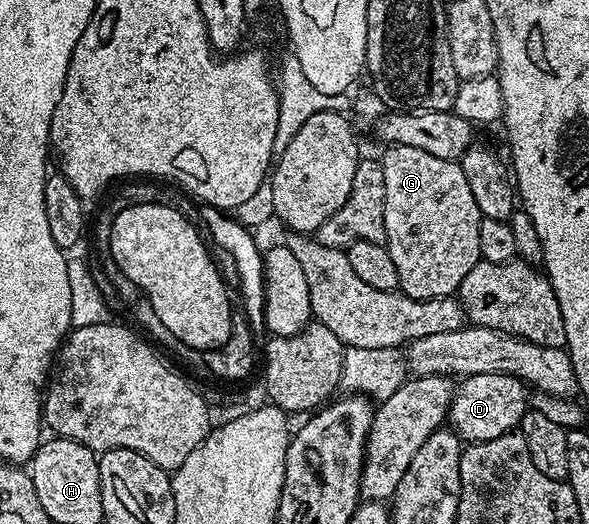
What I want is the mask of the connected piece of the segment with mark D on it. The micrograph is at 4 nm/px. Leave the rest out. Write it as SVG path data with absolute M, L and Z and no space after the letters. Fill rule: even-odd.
M509 373L463 377L454 390L454 398L450 404L449 428L466 443L496 439L517 430L528 408L526 392L528 389L524 382L518 377L511 377Z

